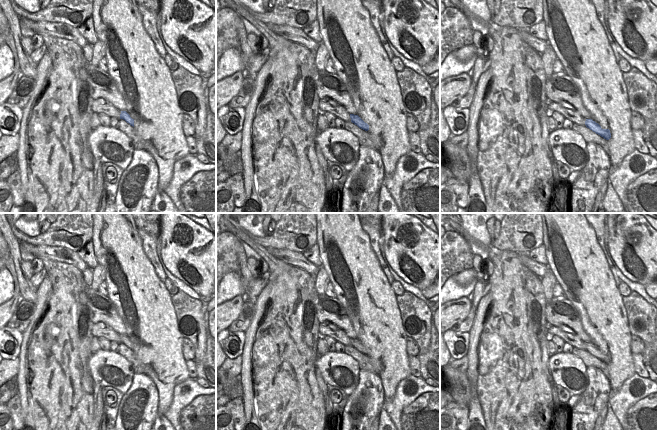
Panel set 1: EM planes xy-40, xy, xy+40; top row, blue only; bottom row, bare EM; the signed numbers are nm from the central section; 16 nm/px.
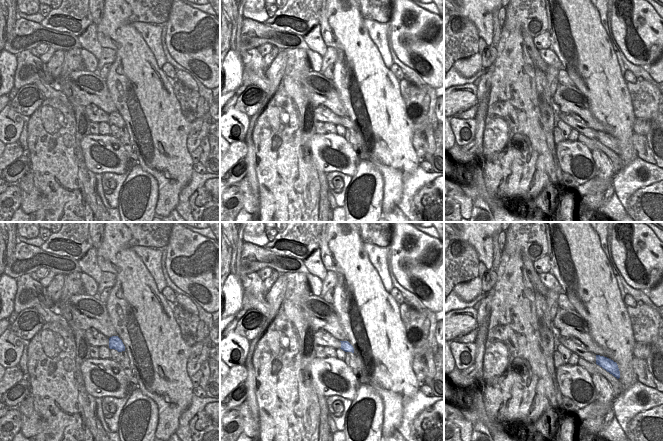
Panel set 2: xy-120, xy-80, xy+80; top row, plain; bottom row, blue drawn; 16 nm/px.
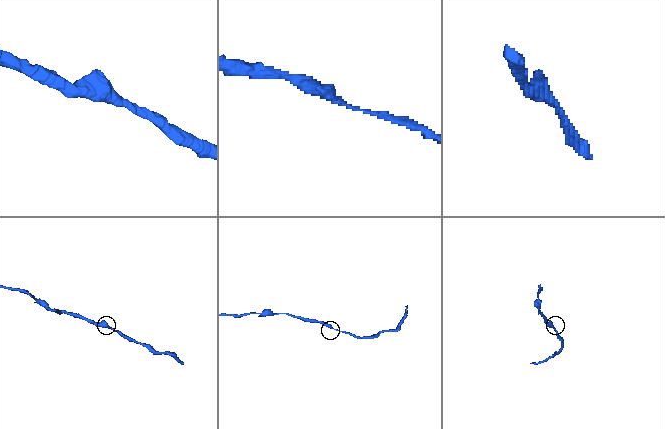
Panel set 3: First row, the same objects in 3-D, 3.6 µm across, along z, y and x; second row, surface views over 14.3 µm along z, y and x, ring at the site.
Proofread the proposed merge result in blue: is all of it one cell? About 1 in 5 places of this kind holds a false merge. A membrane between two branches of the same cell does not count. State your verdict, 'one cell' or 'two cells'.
one cell

